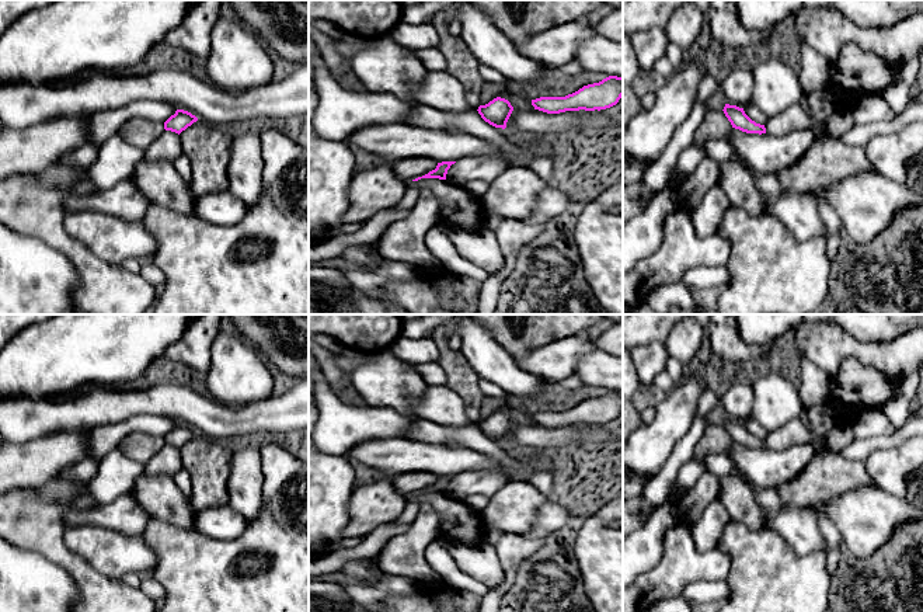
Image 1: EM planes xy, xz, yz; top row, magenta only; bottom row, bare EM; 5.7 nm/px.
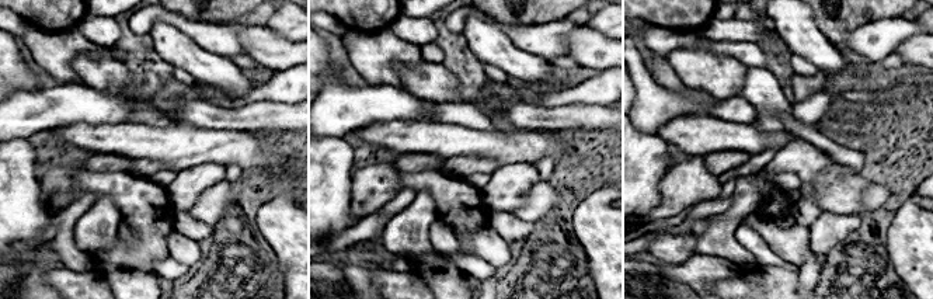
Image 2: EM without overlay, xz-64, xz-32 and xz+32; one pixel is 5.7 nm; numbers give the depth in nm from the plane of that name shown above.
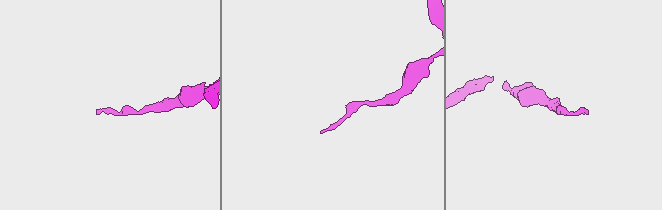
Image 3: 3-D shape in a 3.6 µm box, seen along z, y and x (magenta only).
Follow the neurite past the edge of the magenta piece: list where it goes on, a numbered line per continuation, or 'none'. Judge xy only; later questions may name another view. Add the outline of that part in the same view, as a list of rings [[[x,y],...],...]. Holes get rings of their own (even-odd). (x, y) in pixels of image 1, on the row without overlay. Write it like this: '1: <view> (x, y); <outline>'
none

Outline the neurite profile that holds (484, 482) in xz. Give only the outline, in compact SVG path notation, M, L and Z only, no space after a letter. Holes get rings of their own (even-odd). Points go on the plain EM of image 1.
M476 469L452 479L446 494L459 500L471 494L481 494L491 498L499 488L509 483L504 474L495 470Z

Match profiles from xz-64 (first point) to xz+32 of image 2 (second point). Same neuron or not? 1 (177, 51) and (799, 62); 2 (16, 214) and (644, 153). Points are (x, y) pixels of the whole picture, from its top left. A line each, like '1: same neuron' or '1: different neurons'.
1: different neurons
2: same neuron

